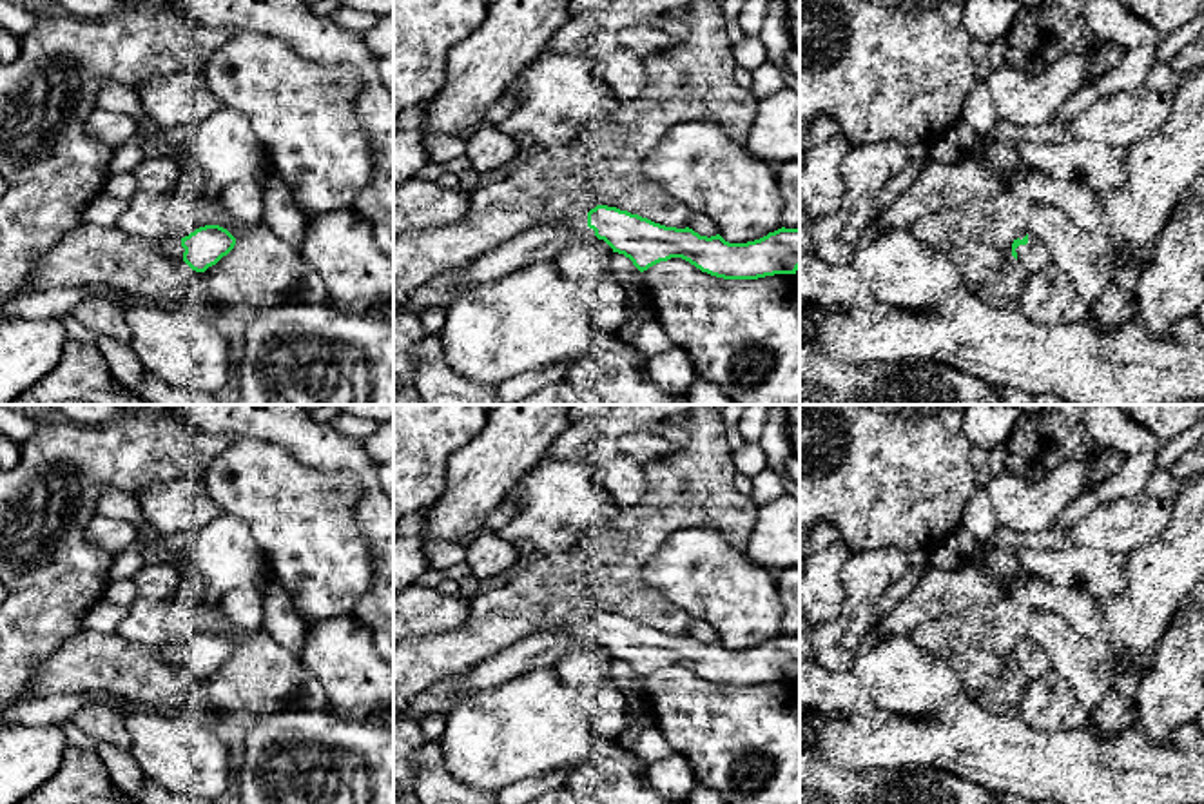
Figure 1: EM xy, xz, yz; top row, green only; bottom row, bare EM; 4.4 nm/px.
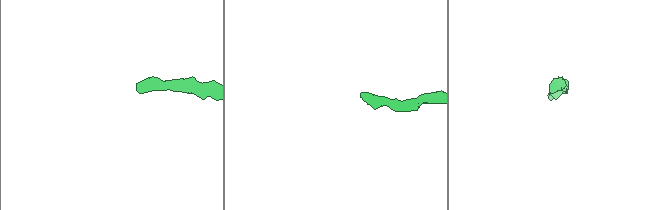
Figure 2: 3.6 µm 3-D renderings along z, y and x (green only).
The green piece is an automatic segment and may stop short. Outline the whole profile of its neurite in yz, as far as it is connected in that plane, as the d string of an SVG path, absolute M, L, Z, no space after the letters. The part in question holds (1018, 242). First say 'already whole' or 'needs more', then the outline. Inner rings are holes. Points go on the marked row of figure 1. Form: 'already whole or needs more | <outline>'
needs more | M1028 234L1014 240L1012 256L1021 261L1026 272L1046 269L1052 263L1048 249Z

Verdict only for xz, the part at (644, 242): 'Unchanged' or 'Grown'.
Grown

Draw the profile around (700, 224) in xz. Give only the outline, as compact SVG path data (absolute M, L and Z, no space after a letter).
M693 212L689 229L707 238L720 234L718 225L711 218L698 212Z

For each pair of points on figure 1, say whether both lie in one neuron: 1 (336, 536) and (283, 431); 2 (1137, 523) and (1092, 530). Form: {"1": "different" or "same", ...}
{"1": "different", "2": "same"}

